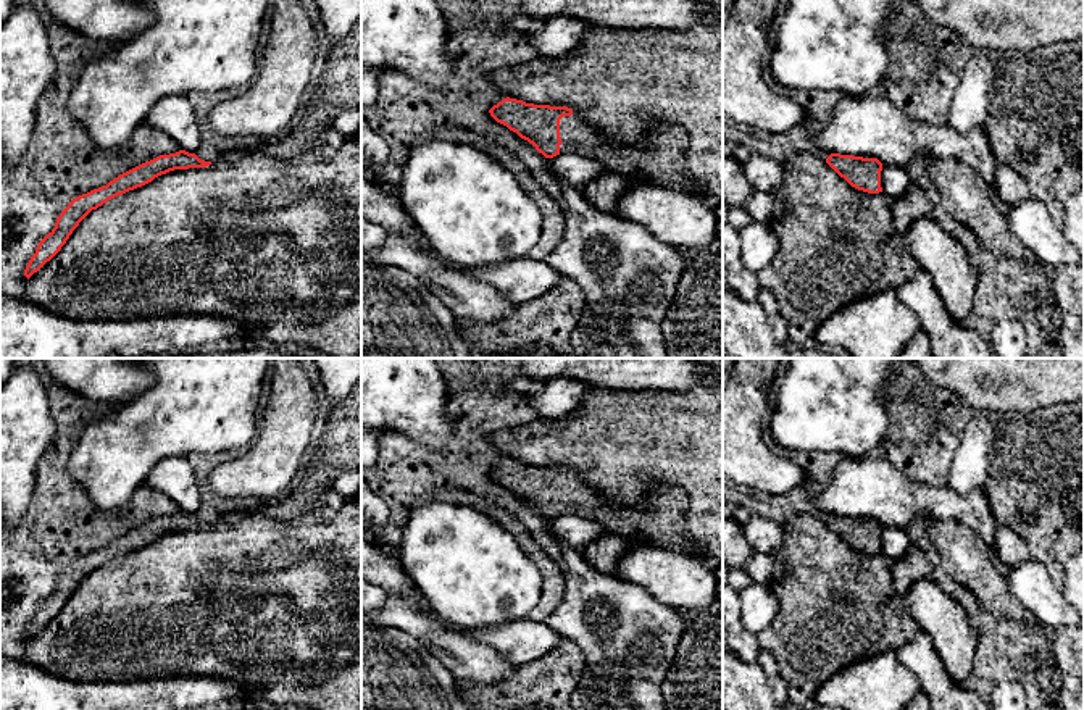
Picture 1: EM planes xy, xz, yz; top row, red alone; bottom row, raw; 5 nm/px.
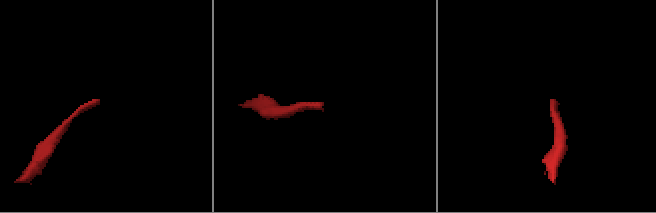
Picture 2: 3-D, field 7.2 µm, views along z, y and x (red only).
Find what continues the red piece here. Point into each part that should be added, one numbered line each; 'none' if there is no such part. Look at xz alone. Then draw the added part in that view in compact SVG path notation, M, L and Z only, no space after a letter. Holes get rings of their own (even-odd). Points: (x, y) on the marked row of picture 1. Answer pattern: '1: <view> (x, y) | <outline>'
1: xz (658, 160) | M573 111L571 116L560 119L560 153L579 155L605 165L611 173L624 174L639 184L650 184L668 189L681 189L686 181L686 158L690 144L689 132L678 123L652 124L644 140L637 145L624 145L608 140L592 124L589 124L581 113Z

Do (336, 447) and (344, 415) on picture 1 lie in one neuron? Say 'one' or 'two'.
one

